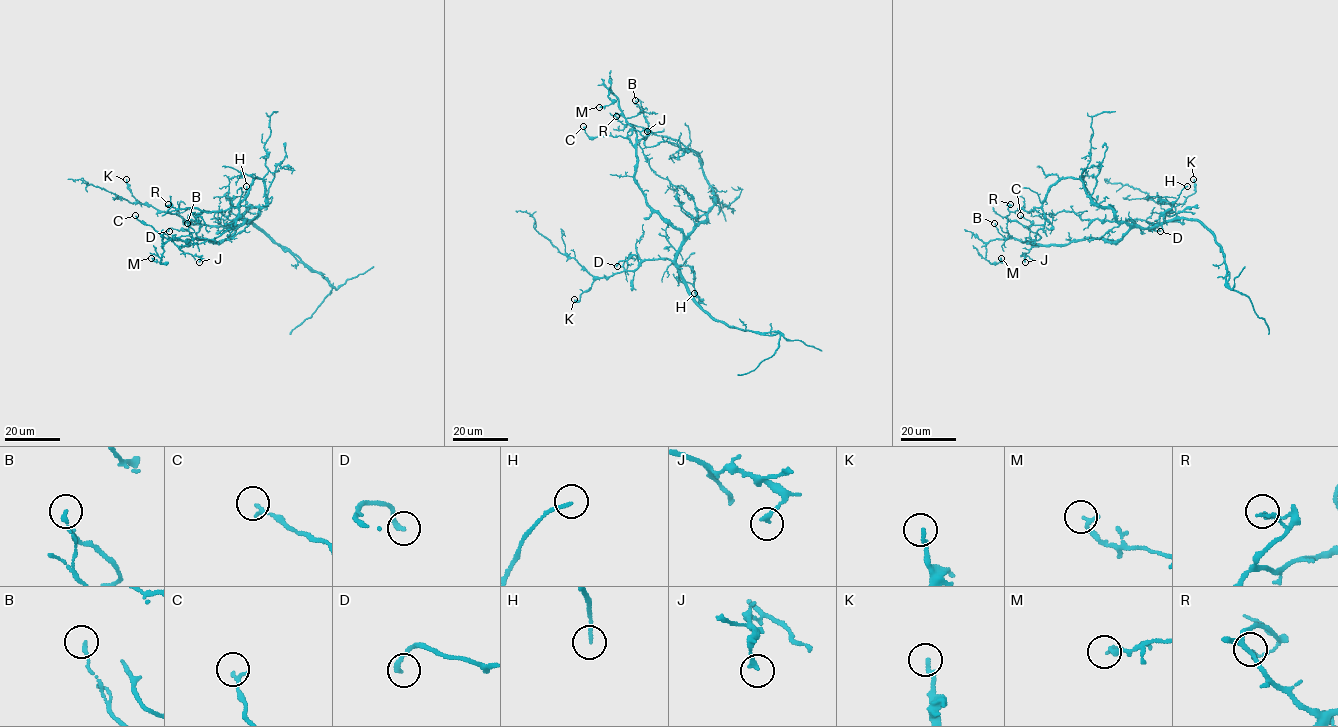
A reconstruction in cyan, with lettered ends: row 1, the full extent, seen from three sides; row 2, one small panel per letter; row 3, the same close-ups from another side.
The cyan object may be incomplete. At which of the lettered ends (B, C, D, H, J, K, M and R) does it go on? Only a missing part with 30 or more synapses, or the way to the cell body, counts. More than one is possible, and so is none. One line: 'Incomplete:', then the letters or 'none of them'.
Incomplete: none of them

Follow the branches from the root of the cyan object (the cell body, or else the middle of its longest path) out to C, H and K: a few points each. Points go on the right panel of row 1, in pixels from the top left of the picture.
C: (1129, 223), (1130, 229), (1116, 242), (1085, 238), (1067, 244), (1033, 246), (1029, 240), (1031, 222), (1020, 215)
H: (1129, 223), (1140, 227), (1156, 226), (1187, 186)
K: (1129, 223), (1140, 227), (1160, 224), (1174, 203), (1182, 204), (1195, 192), (1193, 179)

